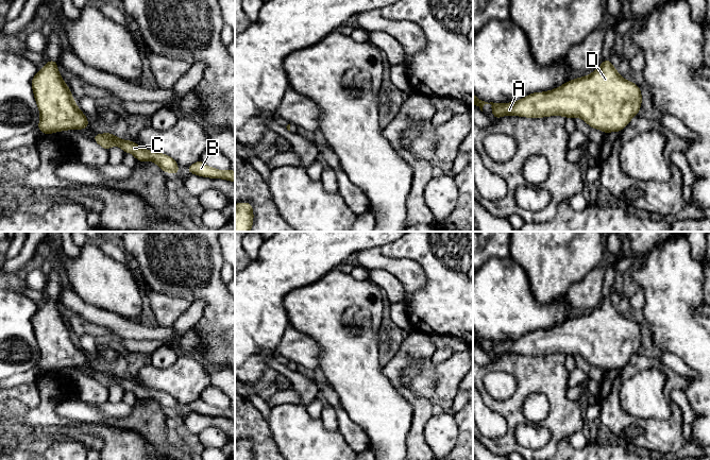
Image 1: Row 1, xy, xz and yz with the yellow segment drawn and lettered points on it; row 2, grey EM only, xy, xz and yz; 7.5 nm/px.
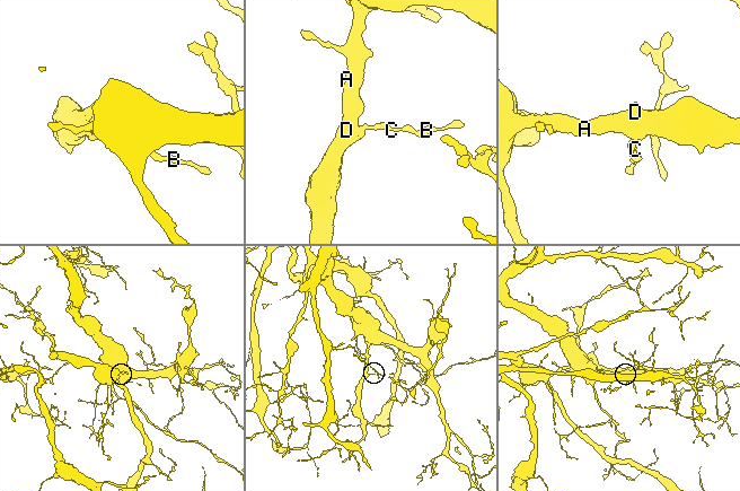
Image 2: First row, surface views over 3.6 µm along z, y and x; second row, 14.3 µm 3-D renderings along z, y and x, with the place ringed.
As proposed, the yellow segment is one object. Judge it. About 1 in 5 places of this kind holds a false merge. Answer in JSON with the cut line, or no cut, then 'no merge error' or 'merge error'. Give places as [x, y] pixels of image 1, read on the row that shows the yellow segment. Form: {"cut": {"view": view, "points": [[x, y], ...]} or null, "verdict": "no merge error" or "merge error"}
{"cut": null, "verdict": "no merge error"}

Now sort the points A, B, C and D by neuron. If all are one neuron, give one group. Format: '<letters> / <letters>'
A B C D

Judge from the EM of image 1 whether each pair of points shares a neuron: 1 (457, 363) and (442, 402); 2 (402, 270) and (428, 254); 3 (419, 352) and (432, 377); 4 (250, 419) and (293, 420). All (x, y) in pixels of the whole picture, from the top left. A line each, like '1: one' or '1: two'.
1: one
2: two
3: two
4: two

